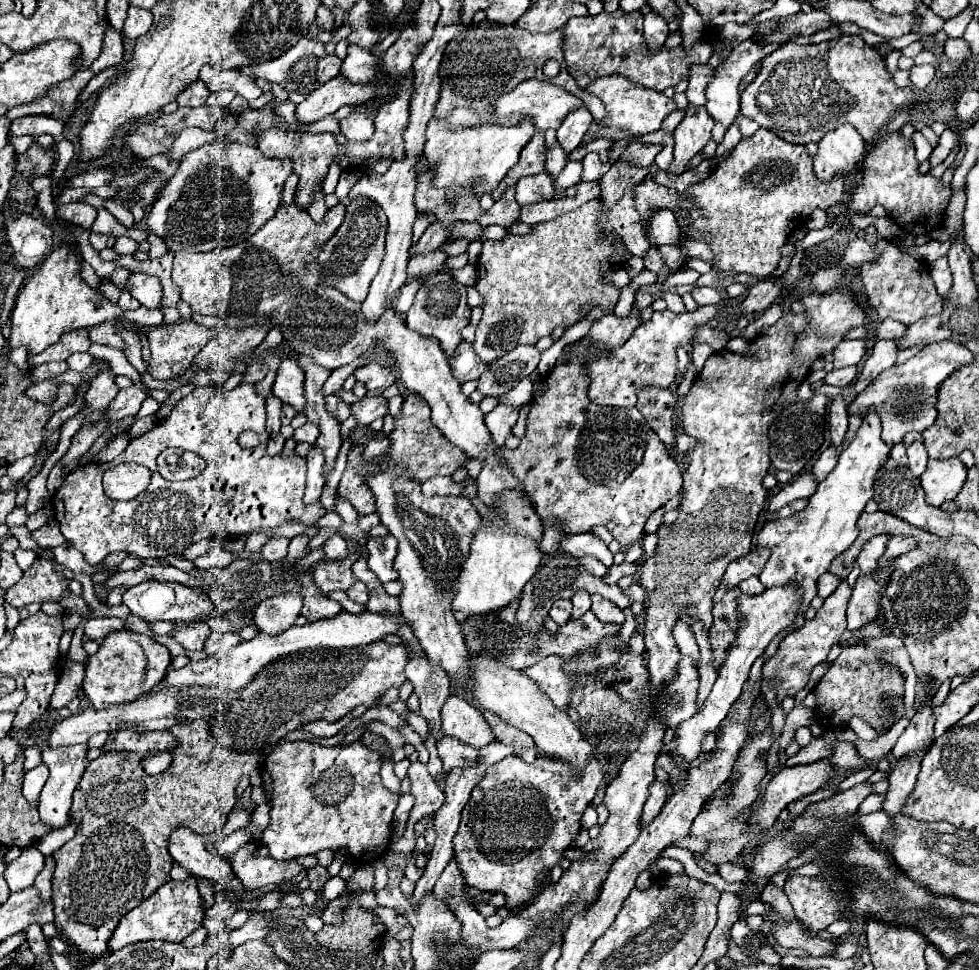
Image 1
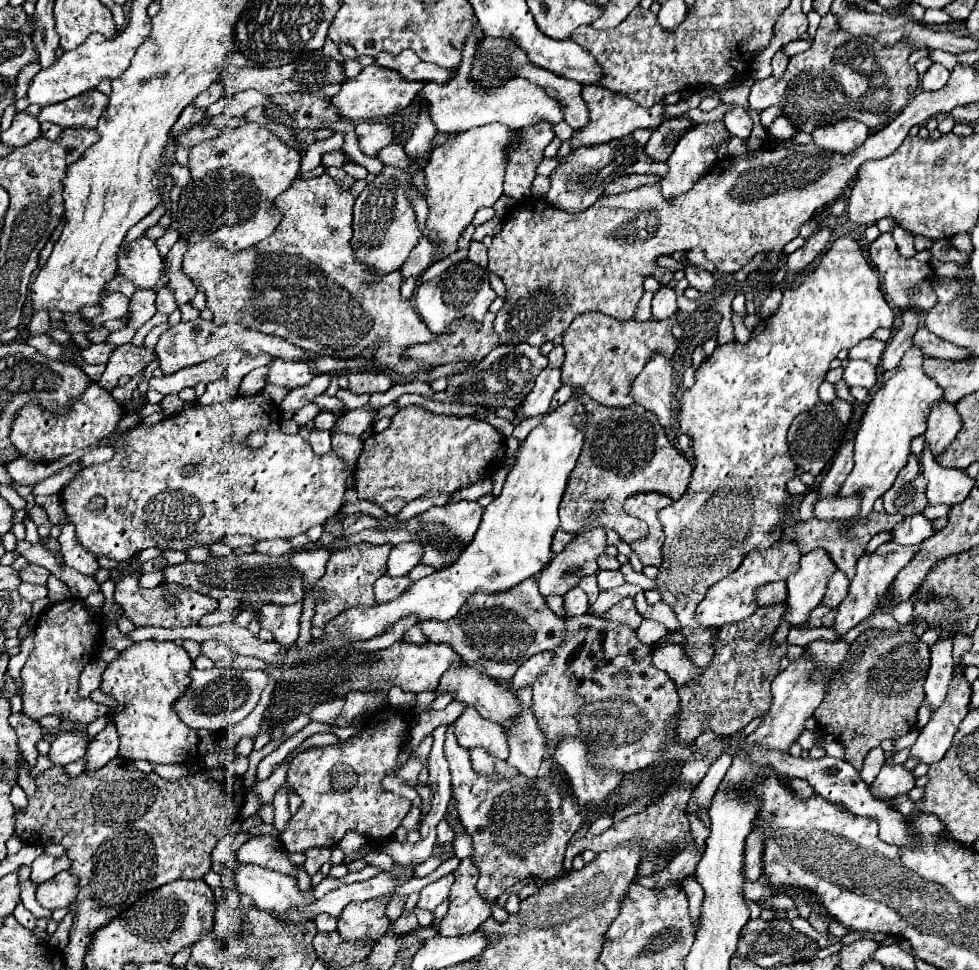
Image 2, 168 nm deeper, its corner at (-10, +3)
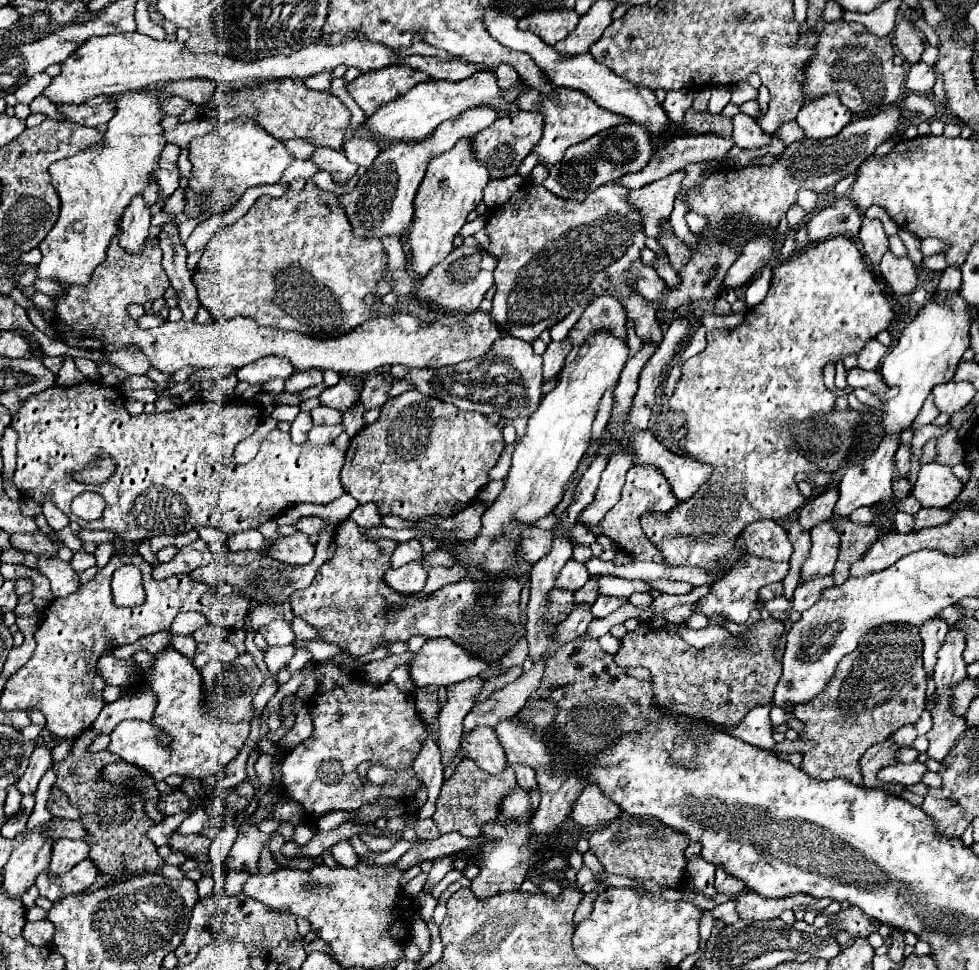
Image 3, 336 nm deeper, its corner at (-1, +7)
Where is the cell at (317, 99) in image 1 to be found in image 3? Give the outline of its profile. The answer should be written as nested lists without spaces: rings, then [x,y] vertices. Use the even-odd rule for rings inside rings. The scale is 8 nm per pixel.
[[[408,65],[384,67],[382,71],[370,71],[370,75],[360,75],[348,83],[348,91],[364,111],[364,115],[374,113],[382,103],[396,99],[398,95],[410,91],[414,85],[430,81],[430,75],[416,71]]]

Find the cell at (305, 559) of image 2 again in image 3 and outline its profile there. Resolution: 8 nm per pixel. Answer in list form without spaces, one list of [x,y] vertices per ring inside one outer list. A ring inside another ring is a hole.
[[[296,531],[290,537],[278,537],[272,541],[272,545],[266,551],[272,559],[286,561],[292,565],[306,565],[314,557],[314,545],[310,543],[306,533]]]

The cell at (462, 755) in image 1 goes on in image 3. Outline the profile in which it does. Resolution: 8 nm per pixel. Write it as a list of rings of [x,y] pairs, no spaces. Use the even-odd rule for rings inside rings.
[[[464,759],[458,765],[454,779],[442,785],[440,797],[436,801],[436,813],[432,819],[442,833],[458,831],[464,837],[478,837],[482,835],[482,823],[492,823],[498,819],[502,801],[514,787],[516,787],[516,775],[512,767],[506,767],[502,775],[494,777],[486,775],[476,763],[470,763],[470,759]]]

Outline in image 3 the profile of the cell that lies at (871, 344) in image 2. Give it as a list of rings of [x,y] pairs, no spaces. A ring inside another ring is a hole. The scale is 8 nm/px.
[[[872,339],[870,343],[866,343],[862,353],[858,355],[858,367],[864,371],[876,371],[884,355],[886,355],[886,347],[876,339]]]

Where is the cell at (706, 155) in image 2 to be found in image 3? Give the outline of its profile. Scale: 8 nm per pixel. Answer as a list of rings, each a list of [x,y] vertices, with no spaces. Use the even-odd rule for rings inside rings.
[[[676,171],[638,191],[630,191],[628,203],[634,203],[638,207],[642,215],[642,227],[648,237],[658,237],[658,223],[670,217],[682,179],[684,171]]]

